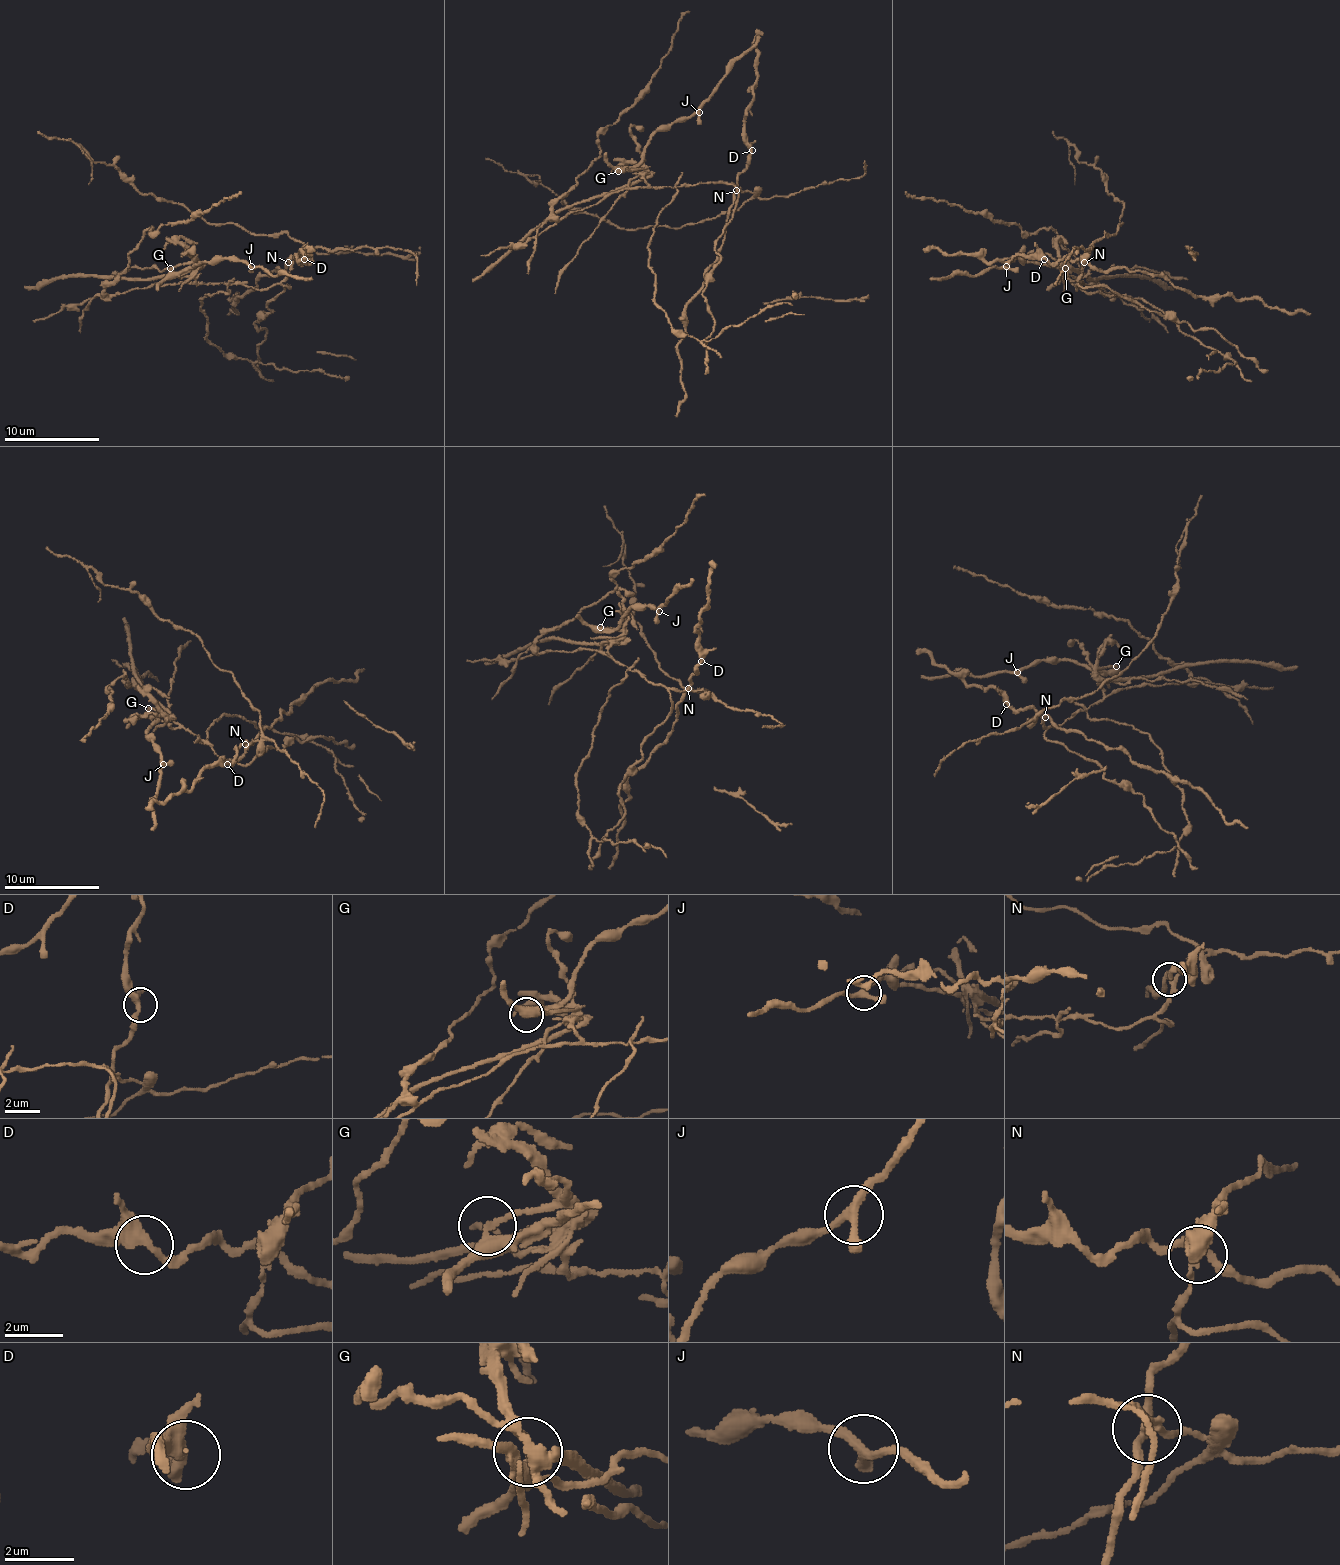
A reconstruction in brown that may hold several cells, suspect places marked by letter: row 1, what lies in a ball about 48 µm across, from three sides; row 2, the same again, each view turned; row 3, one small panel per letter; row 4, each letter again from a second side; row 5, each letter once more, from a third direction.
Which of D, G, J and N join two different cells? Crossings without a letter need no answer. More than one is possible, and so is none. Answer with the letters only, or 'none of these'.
G, N

